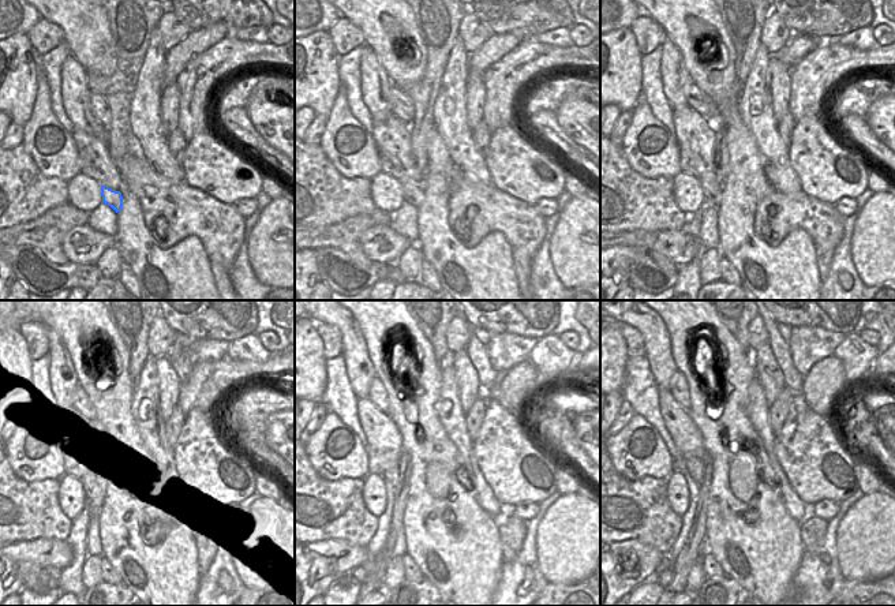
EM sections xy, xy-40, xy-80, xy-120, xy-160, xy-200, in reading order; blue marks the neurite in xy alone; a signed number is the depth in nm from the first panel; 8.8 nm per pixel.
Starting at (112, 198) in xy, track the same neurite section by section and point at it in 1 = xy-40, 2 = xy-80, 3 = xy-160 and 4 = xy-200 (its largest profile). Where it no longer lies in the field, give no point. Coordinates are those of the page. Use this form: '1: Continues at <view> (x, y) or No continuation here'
1: Continues at xy-40 (411, 194)
2: Continues at xy-80 (710, 183)
3: Continues at xy-160 (392, 475)
4: Continues at xy-200 (696, 466)

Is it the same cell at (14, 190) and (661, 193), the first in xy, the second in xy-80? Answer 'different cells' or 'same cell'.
same cell

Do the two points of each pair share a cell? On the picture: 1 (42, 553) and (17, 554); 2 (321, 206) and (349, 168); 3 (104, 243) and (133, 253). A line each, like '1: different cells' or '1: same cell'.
1: same cell
2: different cells
3: different cells

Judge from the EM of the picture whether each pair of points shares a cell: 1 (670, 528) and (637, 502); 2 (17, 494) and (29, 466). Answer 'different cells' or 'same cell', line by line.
1: same cell
2: different cells

